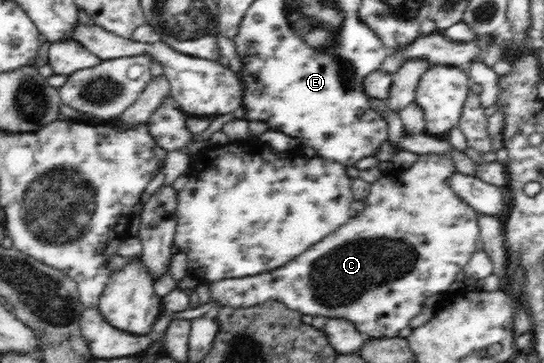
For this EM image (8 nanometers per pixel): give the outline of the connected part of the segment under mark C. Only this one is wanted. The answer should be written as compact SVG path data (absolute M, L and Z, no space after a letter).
M430 153L430 155L418 155L415 164L407 170L394 168L389 173L382 175L381 178L371 183L368 195L364 198L364 209L352 219L348 220L346 225L342 225L336 233L332 233L330 237L324 237L324 241L312 245L304 255L296 257L294 261L290 261L288 265L274 269L270 273L260 273L256 277L242 277L242 279L224 279L215 282L209 282L211 291L211 299L216 301L218 307L252 307L258 303L264 303L268 299L278 299L282 301L288 309L304 313L306 315L324 315L328 318L344 318L352 322L360 333L365 334L369 338L394 338L398 336L398 332L404 327L408 327L409 321L416 317L427 297L432 297L436 294L448 293L450 285L454 282L456 274L470 261L474 252L476 252L476 241L479 240L480 228L478 225L477 211L470 207L454 191L448 186L447 179L456 173L454 162L451 161L449 155L438 155Z

